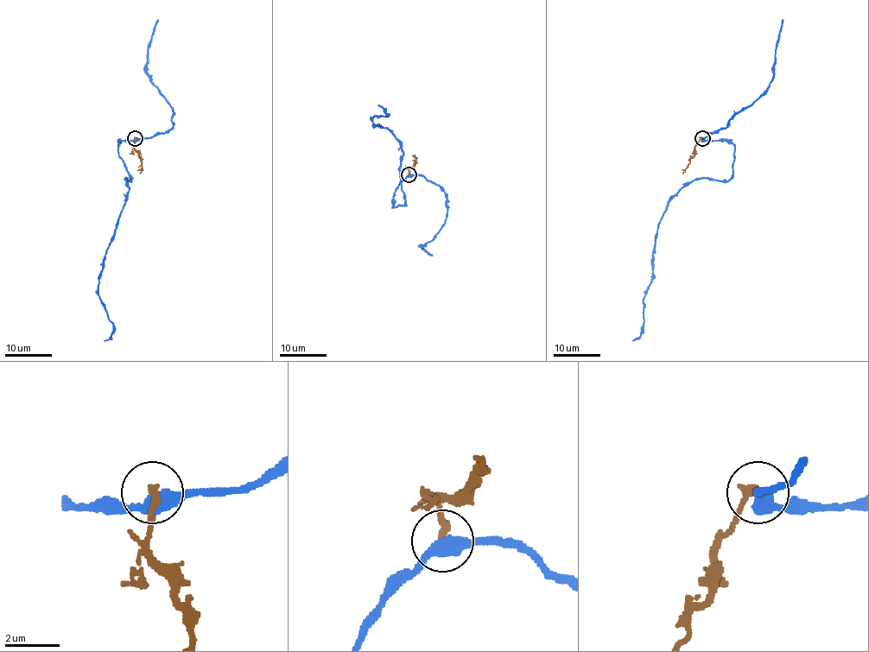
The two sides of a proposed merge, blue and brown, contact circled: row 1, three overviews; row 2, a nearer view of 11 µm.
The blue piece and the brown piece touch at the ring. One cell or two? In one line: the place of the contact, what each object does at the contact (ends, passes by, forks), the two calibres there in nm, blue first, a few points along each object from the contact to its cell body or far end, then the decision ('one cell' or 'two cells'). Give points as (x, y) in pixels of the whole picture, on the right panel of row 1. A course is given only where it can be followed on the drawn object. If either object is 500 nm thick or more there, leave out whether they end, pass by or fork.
place (702, 138); blue passes by; brown ends; calibres 480 and 280 nm; course blue (701, 139), (733, 145), (733, 175), (727, 181), (694, 179), (669, 202), (652, 253), (642, 332), (631, 339); course brown (701, 137), (683, 174); two cells

